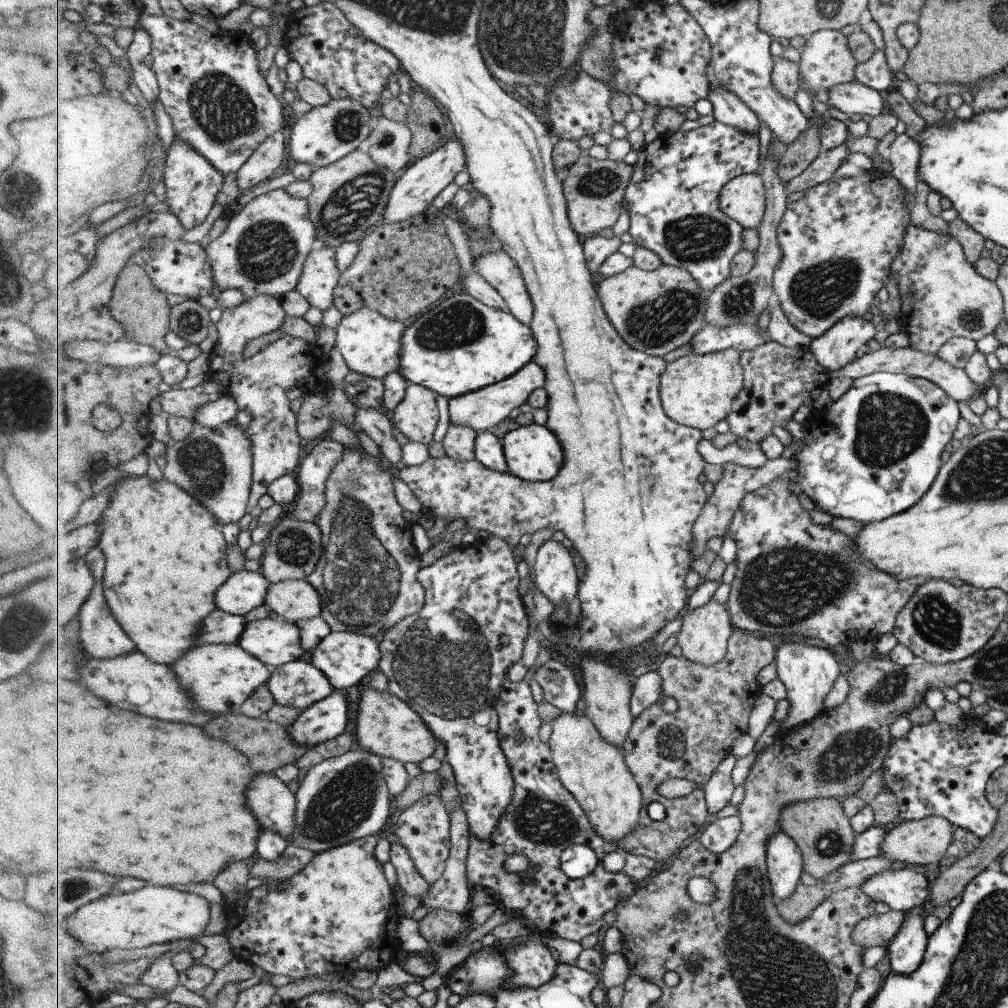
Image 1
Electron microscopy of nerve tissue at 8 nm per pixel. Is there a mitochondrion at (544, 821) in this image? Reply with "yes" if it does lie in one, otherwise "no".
yes

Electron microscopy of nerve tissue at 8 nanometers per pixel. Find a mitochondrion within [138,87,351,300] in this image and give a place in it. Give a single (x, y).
(267, 250)

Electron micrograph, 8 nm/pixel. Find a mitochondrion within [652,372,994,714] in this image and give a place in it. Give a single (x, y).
(785, 586)

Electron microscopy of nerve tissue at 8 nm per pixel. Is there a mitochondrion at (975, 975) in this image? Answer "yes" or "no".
yes

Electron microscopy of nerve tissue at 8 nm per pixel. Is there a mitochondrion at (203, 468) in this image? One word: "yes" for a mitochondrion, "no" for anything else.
yes

